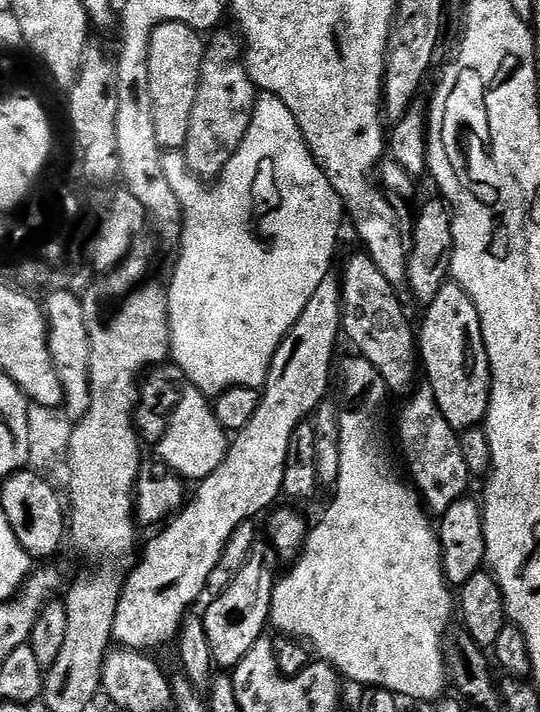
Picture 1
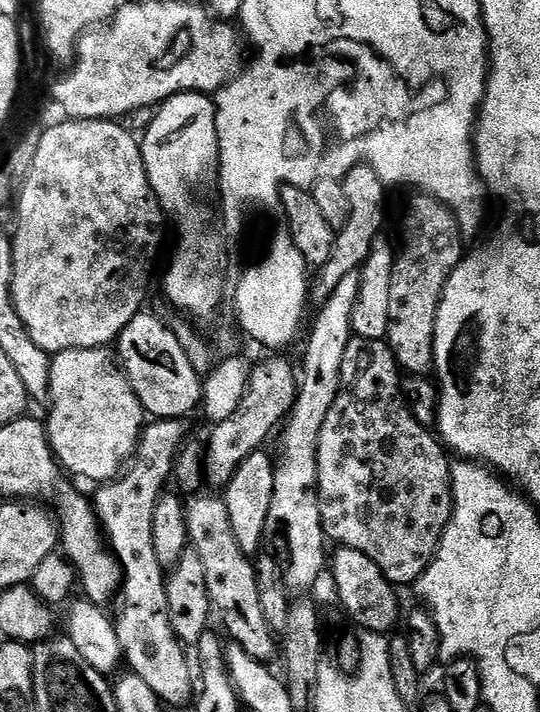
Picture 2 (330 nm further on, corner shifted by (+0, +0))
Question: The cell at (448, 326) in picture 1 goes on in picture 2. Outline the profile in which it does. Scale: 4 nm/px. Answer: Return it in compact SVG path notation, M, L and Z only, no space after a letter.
M416 194L413 197L412 205L404 216L404 249L401 250L396 264L391 265L390 330L387 342L405 373L427 377L436 362L436 315L440 309L440 300L444 296L444 287L450 274L460 265L465 255L466 247L460 241L461 221L457 220L450 208L439 204L433 196Z

